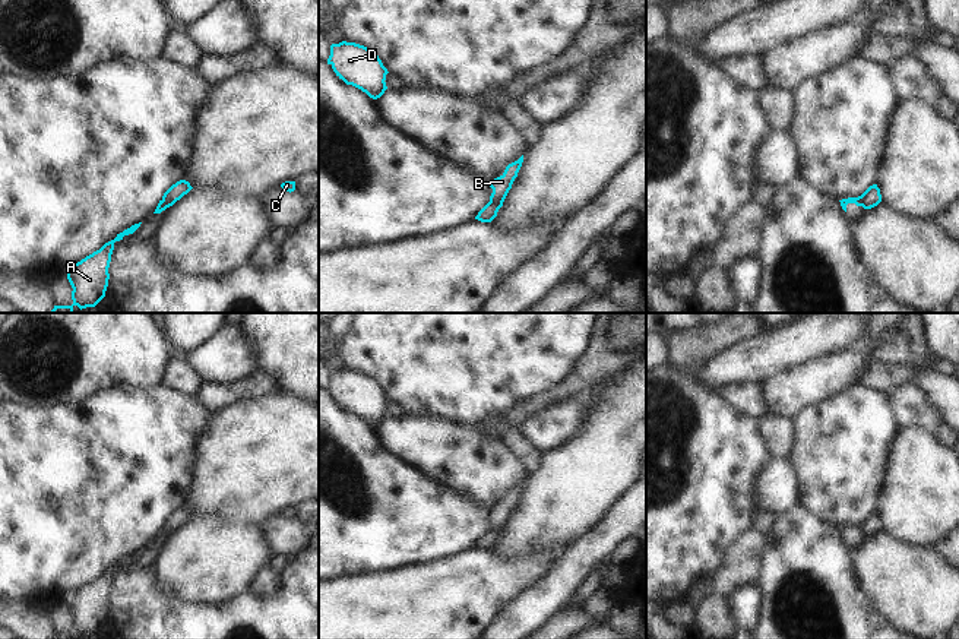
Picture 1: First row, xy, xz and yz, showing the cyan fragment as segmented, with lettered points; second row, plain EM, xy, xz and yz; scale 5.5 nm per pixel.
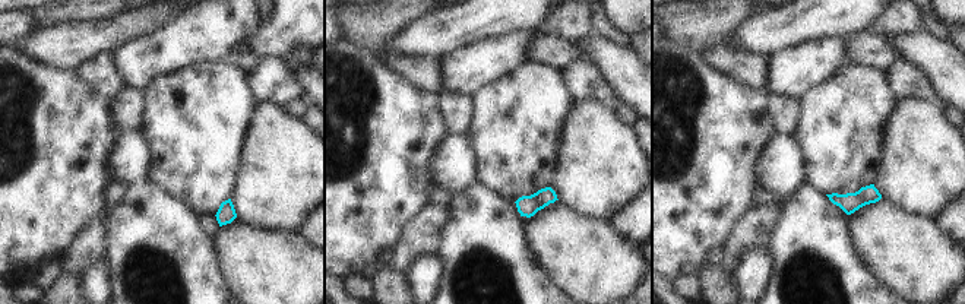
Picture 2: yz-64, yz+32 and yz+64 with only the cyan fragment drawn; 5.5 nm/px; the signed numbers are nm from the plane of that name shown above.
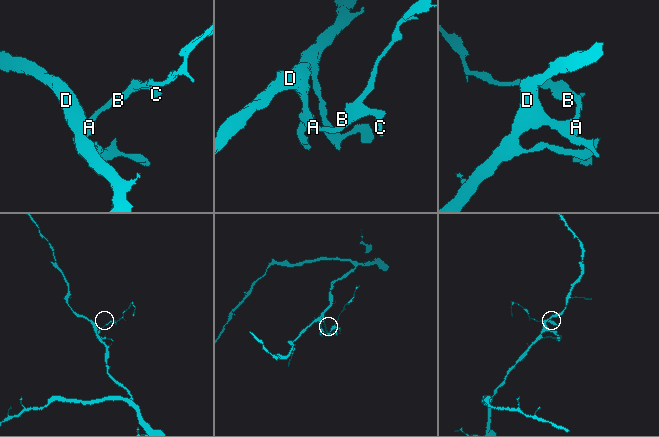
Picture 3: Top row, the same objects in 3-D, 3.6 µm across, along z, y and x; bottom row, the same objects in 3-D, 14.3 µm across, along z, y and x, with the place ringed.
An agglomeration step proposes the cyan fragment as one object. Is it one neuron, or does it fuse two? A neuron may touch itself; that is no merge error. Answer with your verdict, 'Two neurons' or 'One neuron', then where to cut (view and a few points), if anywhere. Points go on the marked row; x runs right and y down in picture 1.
One neuron. No split

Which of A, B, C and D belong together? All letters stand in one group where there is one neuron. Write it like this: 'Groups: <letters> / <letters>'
Groups: A B C D

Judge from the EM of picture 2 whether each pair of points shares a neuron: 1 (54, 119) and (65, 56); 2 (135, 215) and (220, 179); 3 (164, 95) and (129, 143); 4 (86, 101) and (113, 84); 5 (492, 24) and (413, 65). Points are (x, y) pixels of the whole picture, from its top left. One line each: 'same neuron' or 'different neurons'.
1: different neurons
2: different neurons
3: different neurons
4: different neurons
5: different neurons

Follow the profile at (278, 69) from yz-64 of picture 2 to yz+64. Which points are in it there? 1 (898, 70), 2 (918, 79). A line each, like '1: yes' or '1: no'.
1: yes
2: yes

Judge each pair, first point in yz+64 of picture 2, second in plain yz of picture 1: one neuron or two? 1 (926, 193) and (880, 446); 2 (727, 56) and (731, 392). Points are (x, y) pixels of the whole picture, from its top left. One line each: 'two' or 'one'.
1: two
2: one

